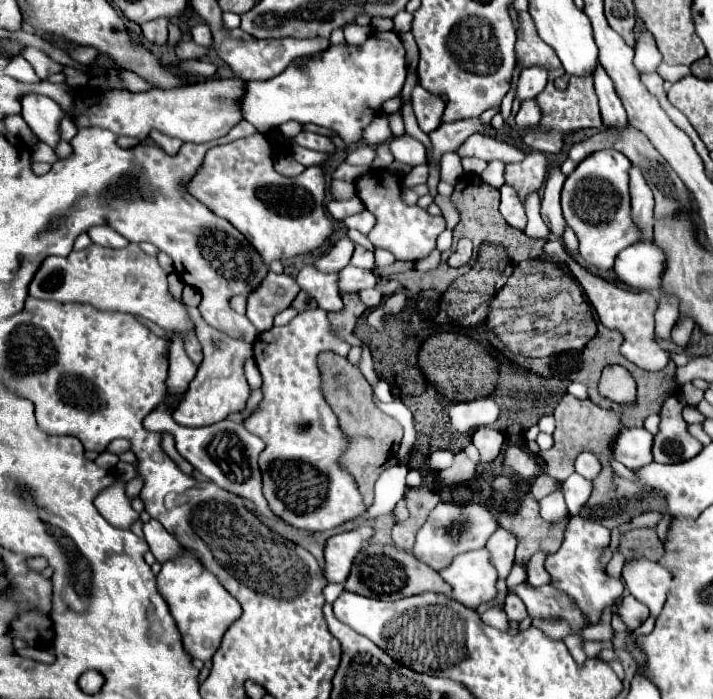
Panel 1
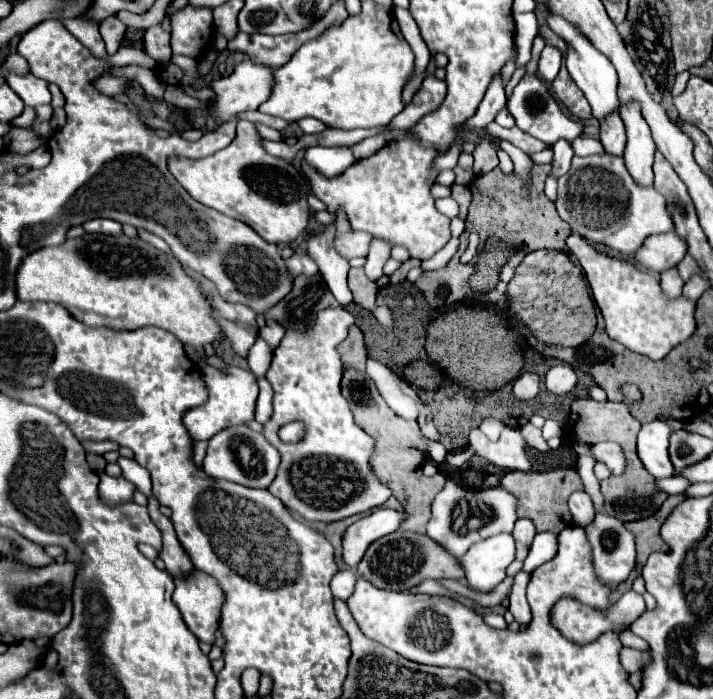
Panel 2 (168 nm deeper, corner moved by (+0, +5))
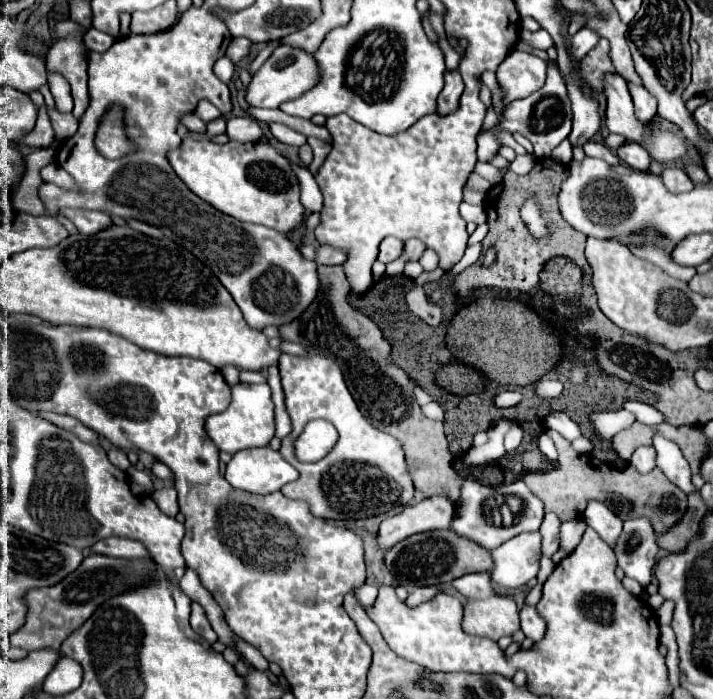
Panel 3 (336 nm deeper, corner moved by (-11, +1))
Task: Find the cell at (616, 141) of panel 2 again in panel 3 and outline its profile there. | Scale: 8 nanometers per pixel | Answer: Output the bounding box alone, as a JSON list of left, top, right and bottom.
[617,144,651,170]

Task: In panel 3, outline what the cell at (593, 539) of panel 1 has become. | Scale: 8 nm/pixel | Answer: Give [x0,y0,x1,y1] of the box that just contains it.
[615,516,657,588]

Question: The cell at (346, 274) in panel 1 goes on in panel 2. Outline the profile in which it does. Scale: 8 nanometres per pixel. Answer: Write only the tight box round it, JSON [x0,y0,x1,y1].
[364,240,390,280]

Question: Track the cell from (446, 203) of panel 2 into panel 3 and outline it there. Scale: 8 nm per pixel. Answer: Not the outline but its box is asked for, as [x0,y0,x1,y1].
[461,202,487,224]

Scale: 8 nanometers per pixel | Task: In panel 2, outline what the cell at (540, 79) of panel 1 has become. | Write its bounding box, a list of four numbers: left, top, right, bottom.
[538,46,562,82]

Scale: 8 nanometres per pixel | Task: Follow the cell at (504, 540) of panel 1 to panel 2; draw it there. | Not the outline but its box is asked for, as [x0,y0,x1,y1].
[512,518,536,562]

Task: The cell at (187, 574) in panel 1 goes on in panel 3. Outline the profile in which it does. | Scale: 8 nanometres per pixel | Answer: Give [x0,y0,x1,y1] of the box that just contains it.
[191,602,217,644]

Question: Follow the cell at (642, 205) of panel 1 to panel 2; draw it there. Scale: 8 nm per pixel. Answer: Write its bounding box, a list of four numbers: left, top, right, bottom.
[620,102,656,186]

